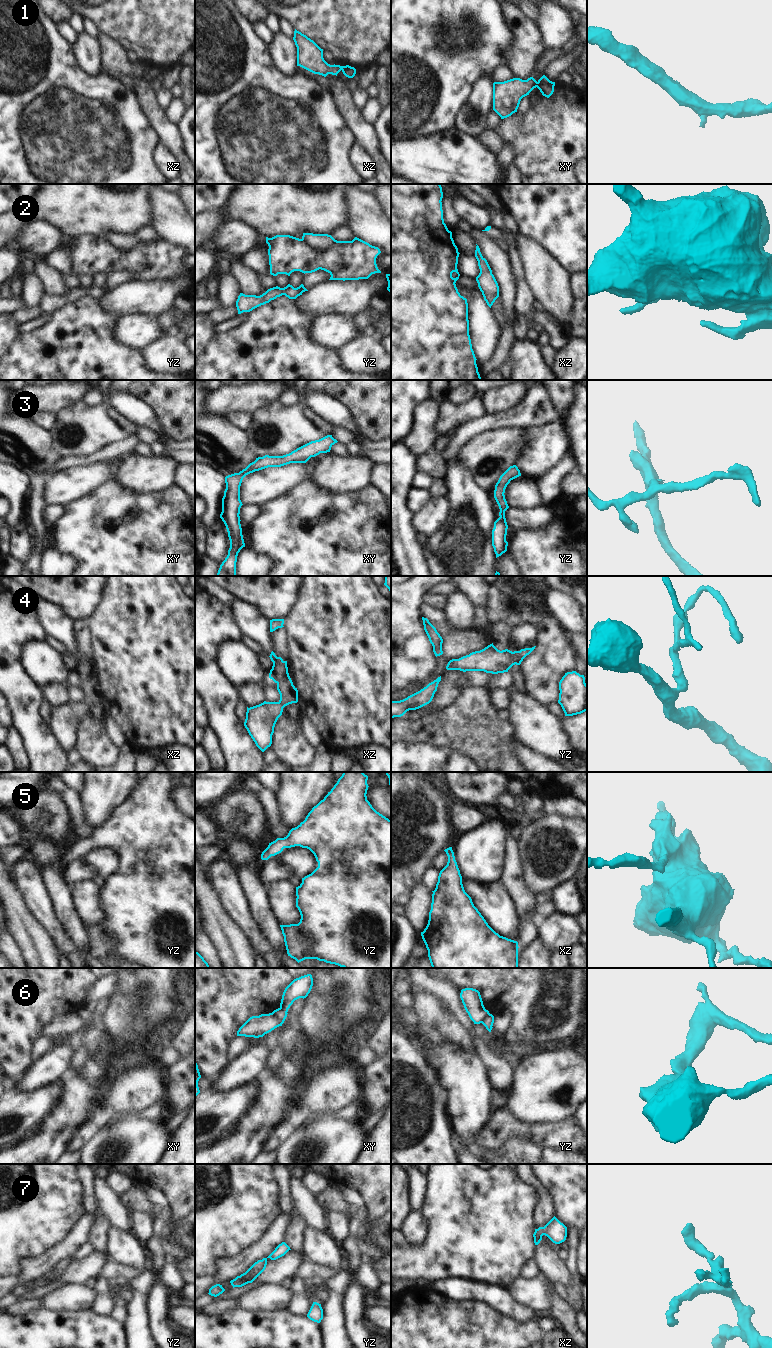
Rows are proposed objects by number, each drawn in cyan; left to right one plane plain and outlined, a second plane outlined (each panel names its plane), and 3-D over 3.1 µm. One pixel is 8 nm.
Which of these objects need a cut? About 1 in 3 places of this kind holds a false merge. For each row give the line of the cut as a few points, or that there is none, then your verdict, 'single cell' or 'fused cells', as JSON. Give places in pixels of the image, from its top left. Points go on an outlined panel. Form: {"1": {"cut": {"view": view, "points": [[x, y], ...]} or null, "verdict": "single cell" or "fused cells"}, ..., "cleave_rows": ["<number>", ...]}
{"1": {"cut": {"view": "xy", "points": [[538, 82], [536, 86]]}, "verdict": "fused cells"}, "2": {"cut": null, "verdict": "single cell"}, "3": {"cut": null, "verdict": "single cell"}, "4": {"cut": null, "verdict": "single cell"}, "5": {"cut": null, "verdict": "single cell"}, "6": {"cut": {"view": "xy", "points": [[270, 1013], [282, 1023]]}, "verdict": "fused cells"}, "7": {"cut": null, "verdict": "single cell"}, "cleave_rows": ["1", "6"]}

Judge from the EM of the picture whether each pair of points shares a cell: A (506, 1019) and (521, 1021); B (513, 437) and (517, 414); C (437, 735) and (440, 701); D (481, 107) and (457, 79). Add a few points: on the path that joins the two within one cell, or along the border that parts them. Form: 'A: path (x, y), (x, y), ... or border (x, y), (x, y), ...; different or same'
A: border (506, 1007), (511, 1012), (511, 1025), (504, 1035); different
B: border (524, 427), (501, 427), (492, 430); different
C: border (445, 708), (442, 711), (427, 715); different
D: border (483, 74), (474, 83), (470, 94), (457, 114); different

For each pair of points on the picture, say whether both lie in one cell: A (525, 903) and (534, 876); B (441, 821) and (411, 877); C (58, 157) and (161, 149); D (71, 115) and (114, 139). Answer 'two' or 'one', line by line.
A: two
B: one
C: two
D: one

